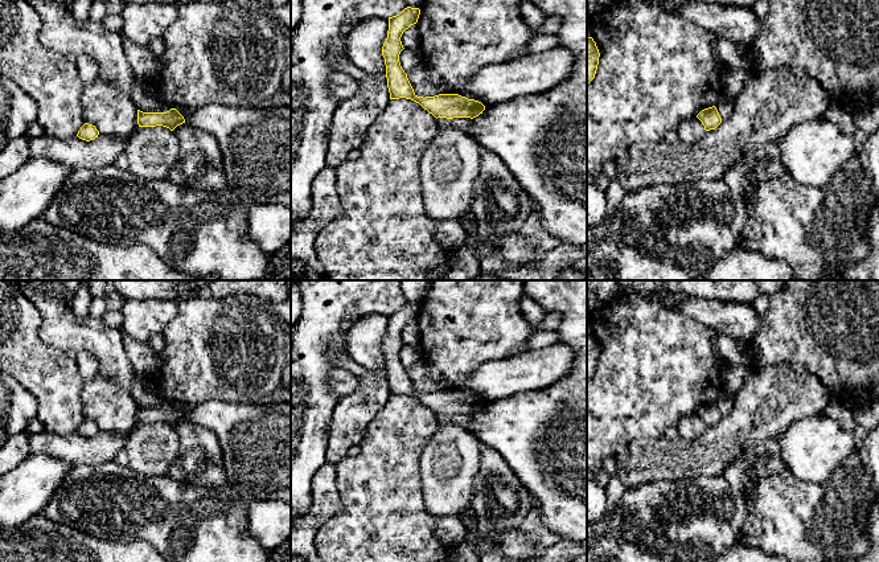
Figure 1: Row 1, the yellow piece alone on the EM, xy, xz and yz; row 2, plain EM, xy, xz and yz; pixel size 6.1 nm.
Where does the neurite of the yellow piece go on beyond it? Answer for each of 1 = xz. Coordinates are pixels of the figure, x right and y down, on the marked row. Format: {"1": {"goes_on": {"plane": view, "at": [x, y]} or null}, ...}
{"1": {"goes_on": null}}

